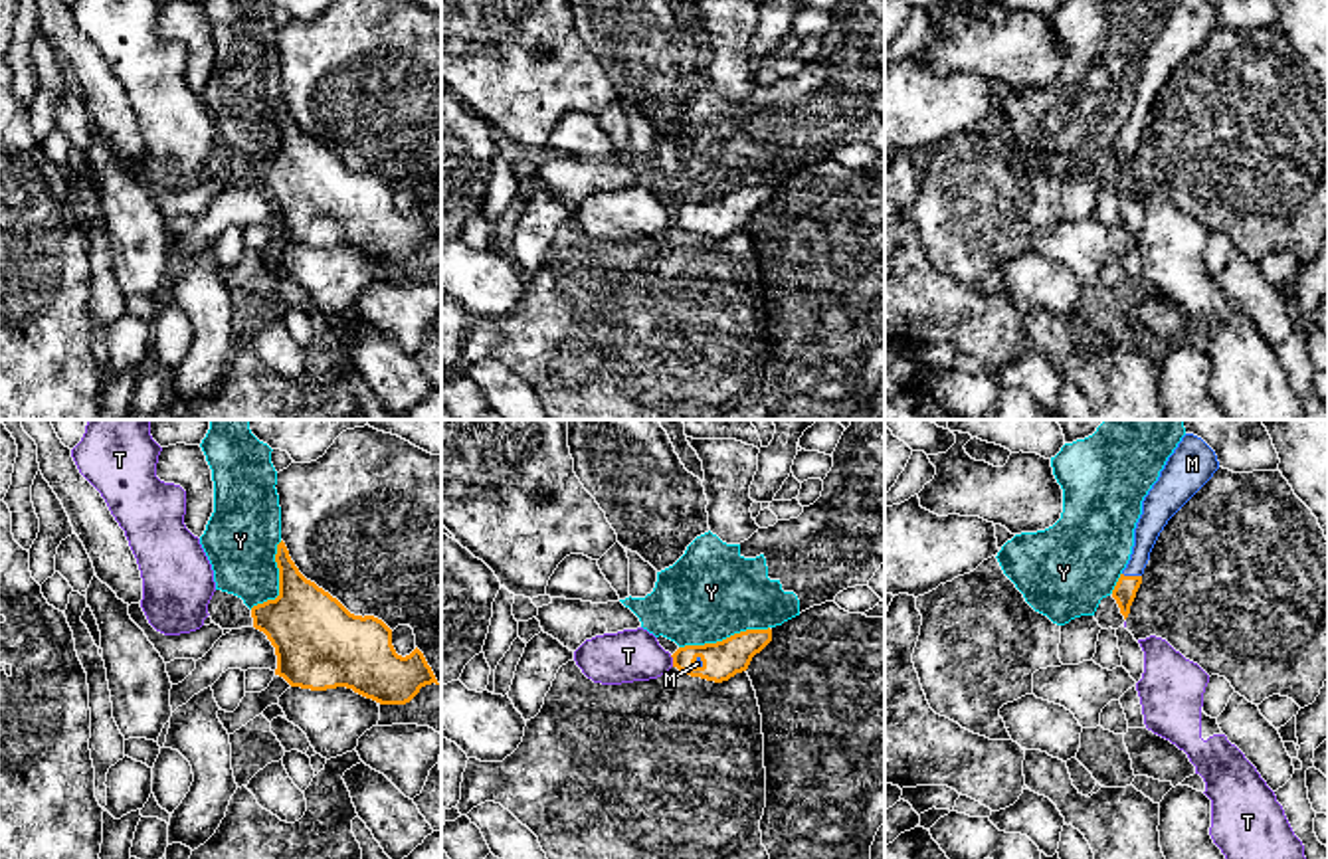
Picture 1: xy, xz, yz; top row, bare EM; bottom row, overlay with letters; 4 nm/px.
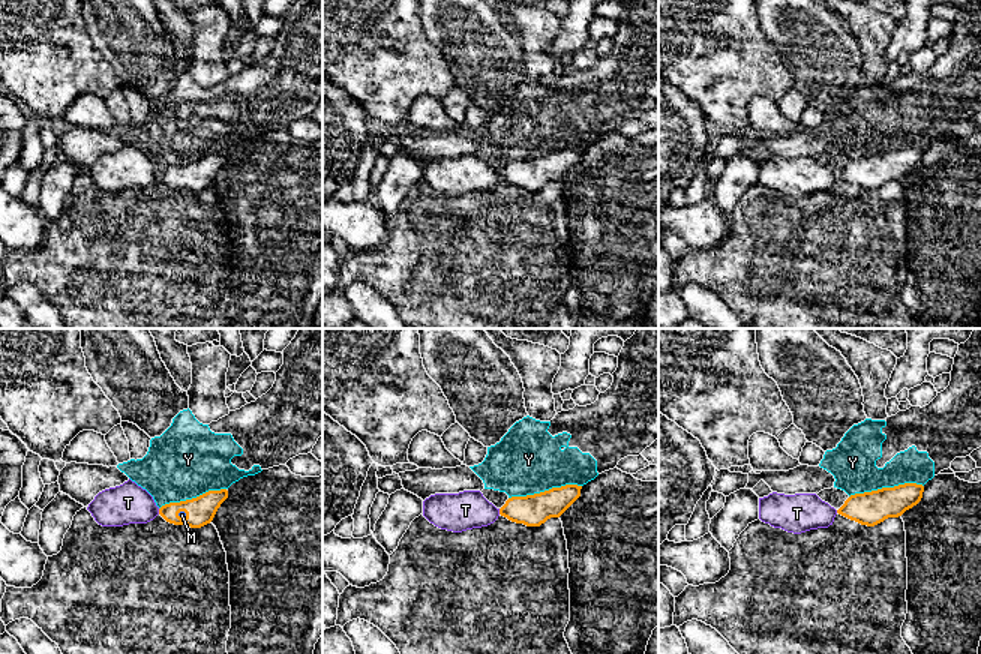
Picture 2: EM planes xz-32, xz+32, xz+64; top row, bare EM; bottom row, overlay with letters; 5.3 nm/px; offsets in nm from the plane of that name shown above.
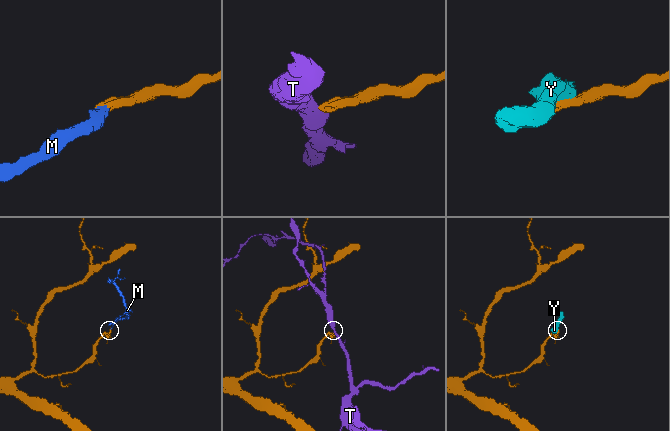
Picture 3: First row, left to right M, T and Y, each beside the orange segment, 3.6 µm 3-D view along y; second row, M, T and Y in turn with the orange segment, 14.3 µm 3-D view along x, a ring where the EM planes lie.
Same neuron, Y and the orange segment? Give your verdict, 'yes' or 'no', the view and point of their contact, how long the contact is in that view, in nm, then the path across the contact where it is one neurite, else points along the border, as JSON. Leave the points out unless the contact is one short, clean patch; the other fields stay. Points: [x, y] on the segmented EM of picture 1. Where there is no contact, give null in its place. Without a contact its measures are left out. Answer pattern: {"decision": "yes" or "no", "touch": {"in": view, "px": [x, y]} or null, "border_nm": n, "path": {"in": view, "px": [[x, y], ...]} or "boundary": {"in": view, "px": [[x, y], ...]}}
{"decision": "no", "touch": {"in": "xz", "px": [723, 640]}, "border_nm": 380}

